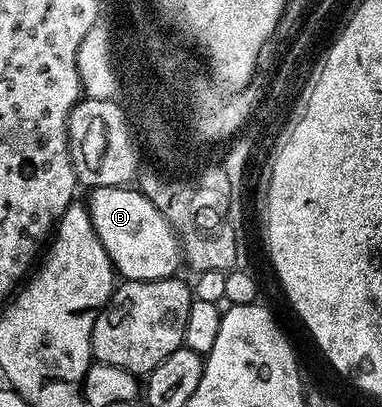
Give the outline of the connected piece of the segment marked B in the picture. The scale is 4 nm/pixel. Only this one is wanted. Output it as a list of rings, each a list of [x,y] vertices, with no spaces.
[[[97,186],[91,194],[90,213],[96,223],[96,231],[121,279],[129,282],[149,282],[173,277],[179,271],[176,269],[182,266],[180,239],[172,225],[167,222],[166,216],[146,196],[140,194],[138,189],[128,186]]]

